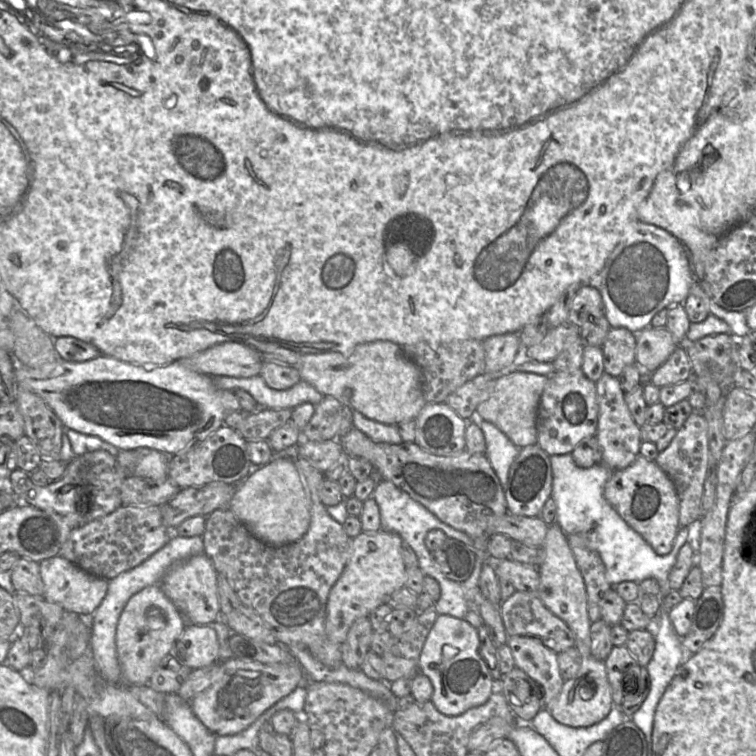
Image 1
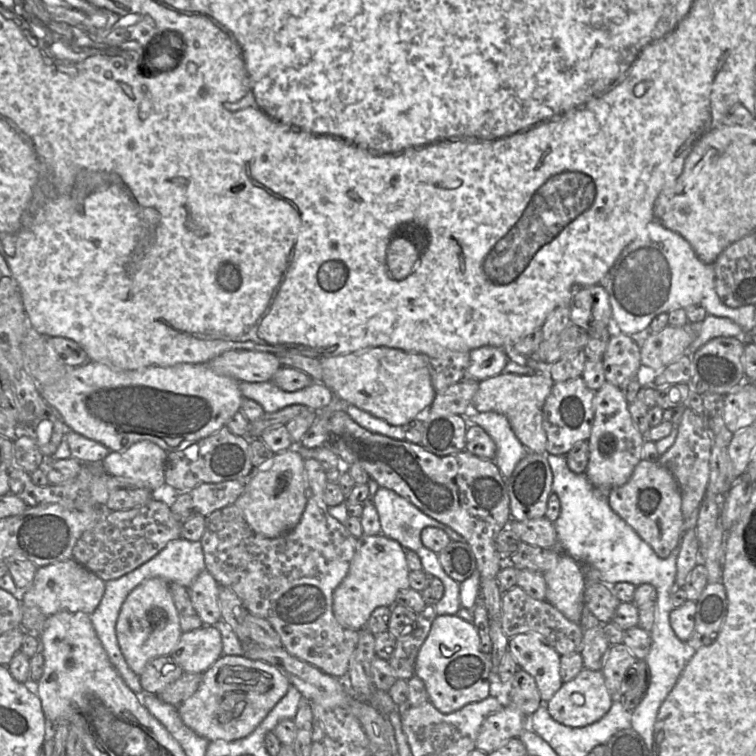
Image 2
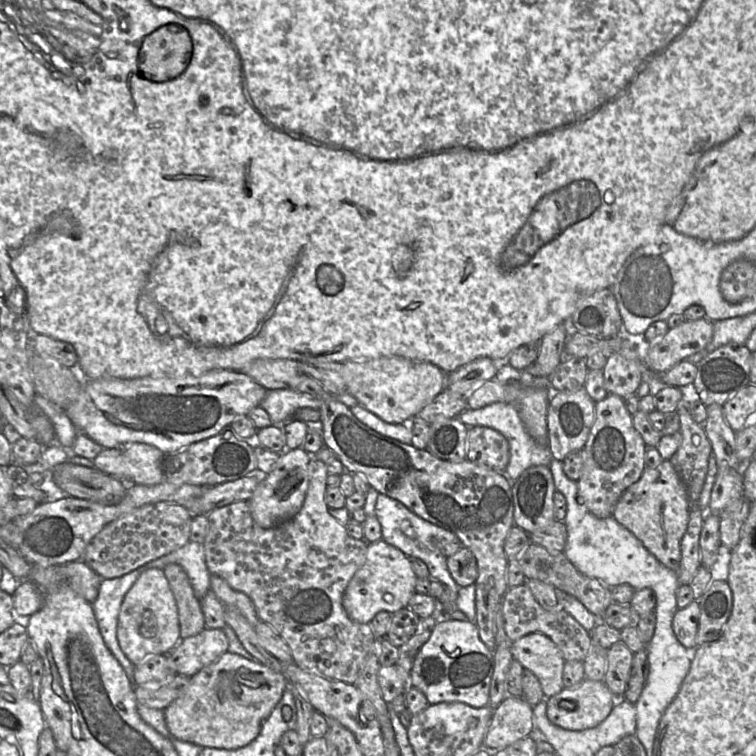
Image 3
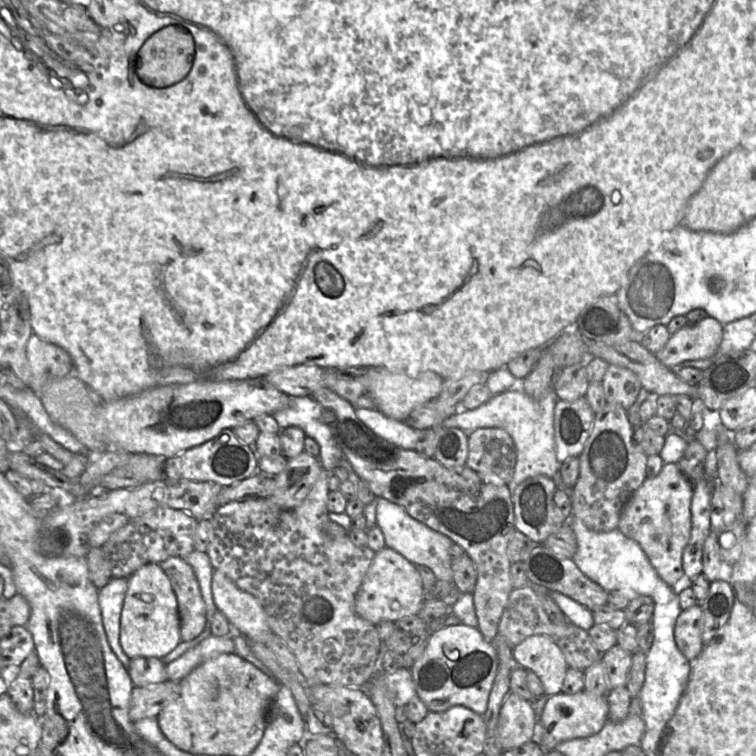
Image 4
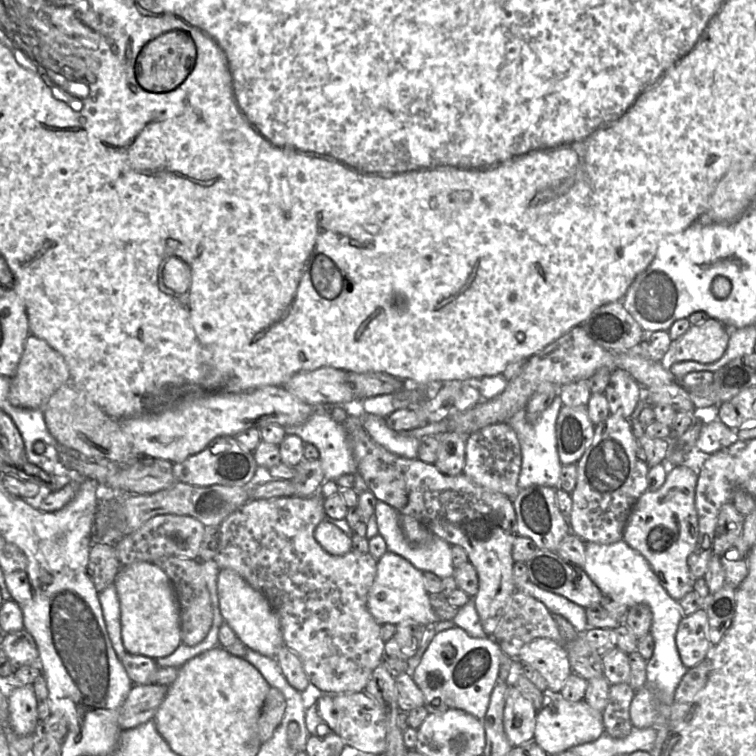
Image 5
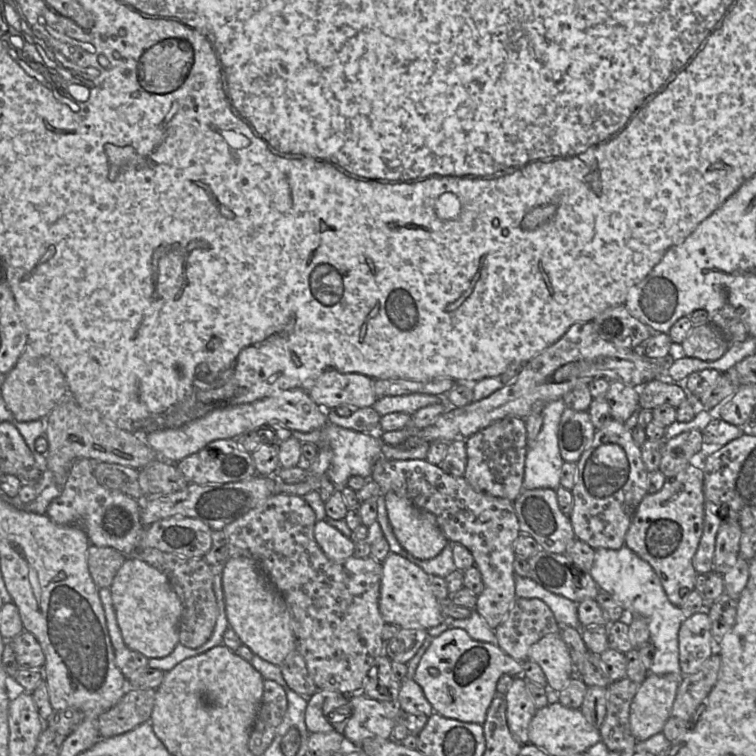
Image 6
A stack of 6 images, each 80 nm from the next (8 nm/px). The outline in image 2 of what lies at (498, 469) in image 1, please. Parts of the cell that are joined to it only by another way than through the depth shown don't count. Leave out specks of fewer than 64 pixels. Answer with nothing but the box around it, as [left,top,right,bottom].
[467,412,528,480]

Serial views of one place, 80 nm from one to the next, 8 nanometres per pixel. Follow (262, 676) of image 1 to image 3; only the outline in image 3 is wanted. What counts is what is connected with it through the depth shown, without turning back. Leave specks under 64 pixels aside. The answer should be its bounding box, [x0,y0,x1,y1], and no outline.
[164,652,288,750]

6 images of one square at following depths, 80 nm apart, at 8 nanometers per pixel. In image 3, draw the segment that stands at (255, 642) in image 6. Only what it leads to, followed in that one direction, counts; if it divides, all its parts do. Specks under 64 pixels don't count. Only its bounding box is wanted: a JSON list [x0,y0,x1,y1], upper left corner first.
[210,575,261,627]

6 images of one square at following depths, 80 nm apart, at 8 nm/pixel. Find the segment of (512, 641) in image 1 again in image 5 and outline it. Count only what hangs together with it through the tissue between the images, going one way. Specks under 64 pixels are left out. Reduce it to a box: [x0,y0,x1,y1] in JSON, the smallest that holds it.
[516,638,573,693]

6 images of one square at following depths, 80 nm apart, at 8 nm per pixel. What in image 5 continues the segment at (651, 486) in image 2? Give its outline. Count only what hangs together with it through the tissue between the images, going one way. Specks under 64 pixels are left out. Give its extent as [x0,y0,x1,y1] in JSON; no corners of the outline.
[623,465,699,601]

